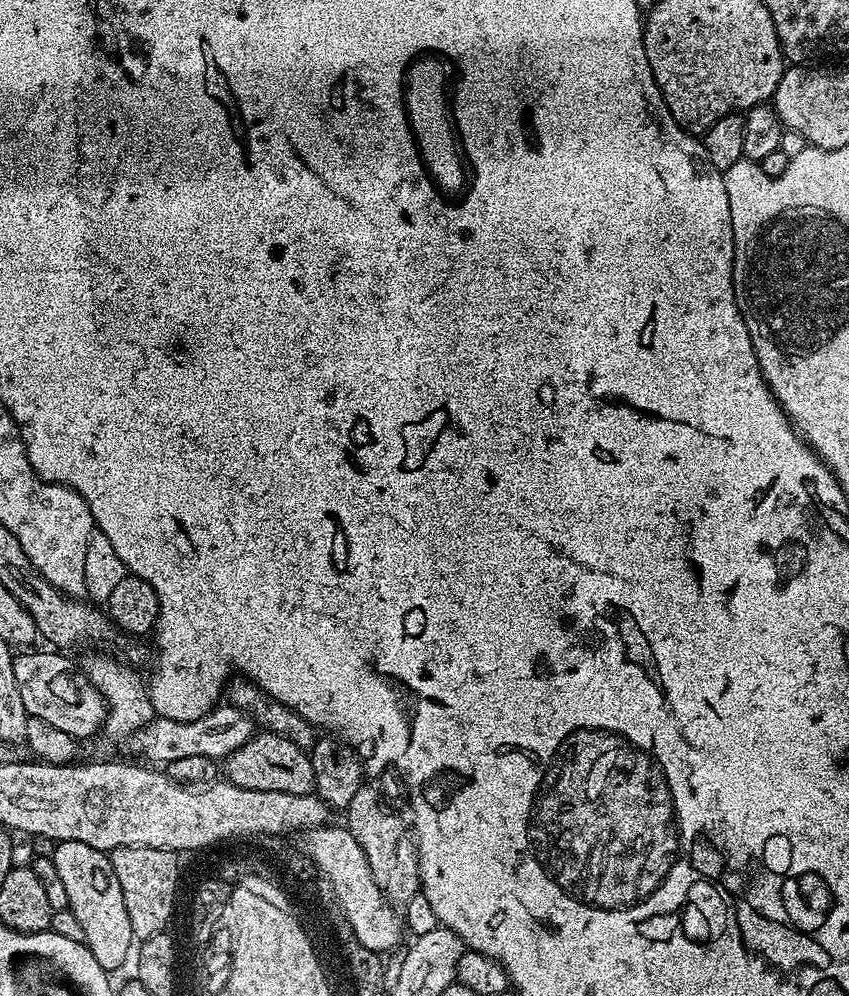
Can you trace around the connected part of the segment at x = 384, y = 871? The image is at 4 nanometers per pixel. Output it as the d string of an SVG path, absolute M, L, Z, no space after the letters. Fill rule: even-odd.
M361 786L358 794L350 798L346 809L348 821L346 827L350 834L362 846L362 854L366 854L366 862L370 862L370 872L374 874L374 882L397 910L403 910L420 891L420 855L416 849L416 841L409 825L380 797L376 788Z

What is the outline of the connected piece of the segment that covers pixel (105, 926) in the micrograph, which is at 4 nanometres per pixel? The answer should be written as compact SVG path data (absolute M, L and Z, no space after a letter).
M61 840L53 848L56 849L51 849L50 855L54 866L58 866L62 883L66 885L67 908L72 911L74 918L78 918L86 934L83 944L88 947L90 954L94 954L94 958L98 958L98 966L102 966L104 972L115 973L115 968L122 967L127 960L129 963L134 944L130 914L126 914L122 886L118 886L112 861L94 846L86 846L86 842Z

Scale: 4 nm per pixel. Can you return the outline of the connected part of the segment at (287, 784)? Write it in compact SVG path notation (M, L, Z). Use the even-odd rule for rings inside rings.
M267 730L259 731L231 752L223 761L222 772L228 783L246 790L278 790L278 794L310 796L316 787L311 755L277 732Z

